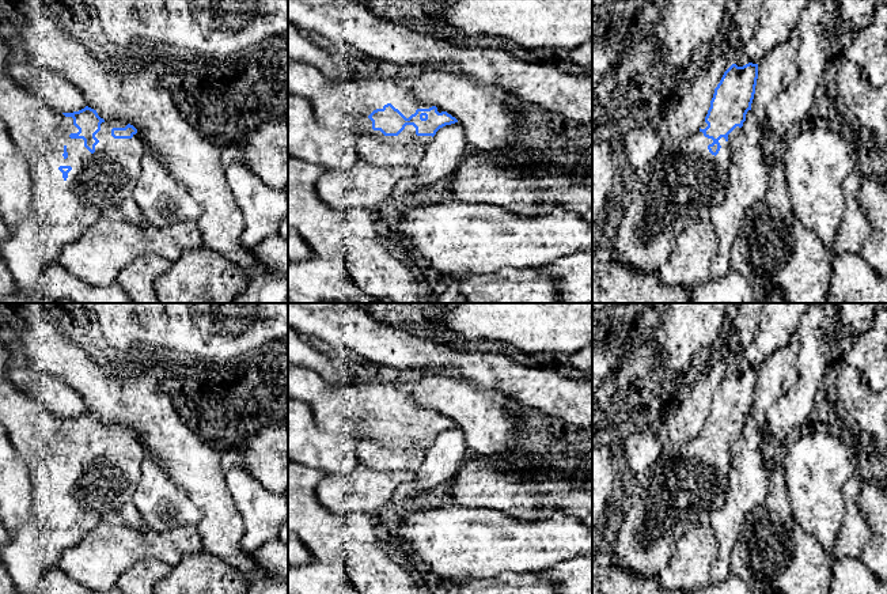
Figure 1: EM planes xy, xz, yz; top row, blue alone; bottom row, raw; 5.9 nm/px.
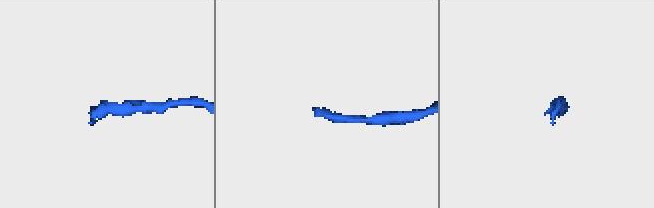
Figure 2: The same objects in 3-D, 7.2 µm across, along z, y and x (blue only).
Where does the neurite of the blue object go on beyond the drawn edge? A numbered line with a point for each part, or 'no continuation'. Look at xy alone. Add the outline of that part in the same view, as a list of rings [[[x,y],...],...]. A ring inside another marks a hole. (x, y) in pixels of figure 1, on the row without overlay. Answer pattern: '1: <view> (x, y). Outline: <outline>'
1: xy (98, 487). Outline: [[[0,341],[0,423],[12,446],[30,466],[34,508],[31,517],[12,534],[12,540],[1,546],[1,559],[16,594],[42,594],[41,579],[48,570],[57,567],[62,553],[133,500],[145,450],[137,438],[132,443],[114,443],[111,434],[125,432],[128,428],[105,425],[95,439],[99,447],[91,458],[83,443],[69,442],[79,436],[72,421],[53,415],[39,400],[8,381],[10,360],[11,352]]]

